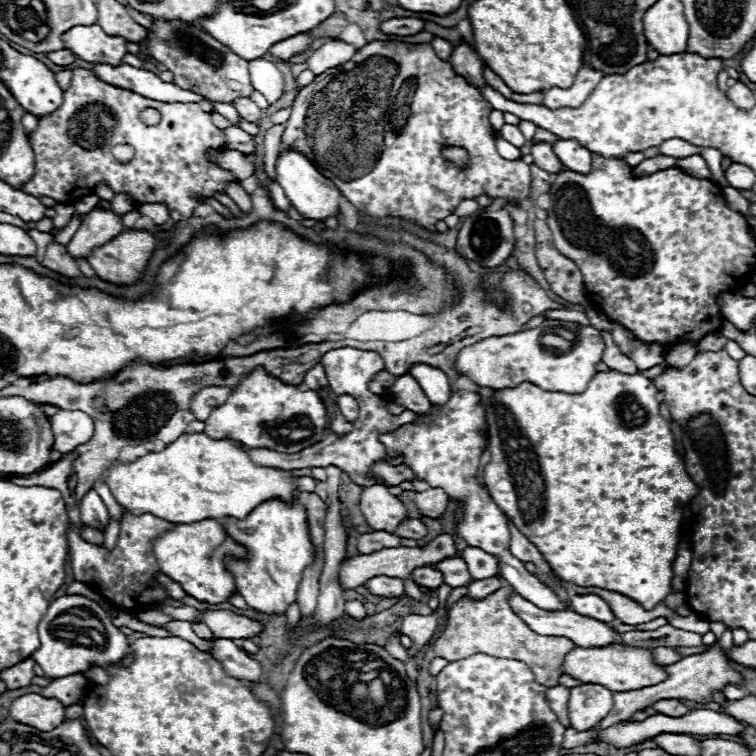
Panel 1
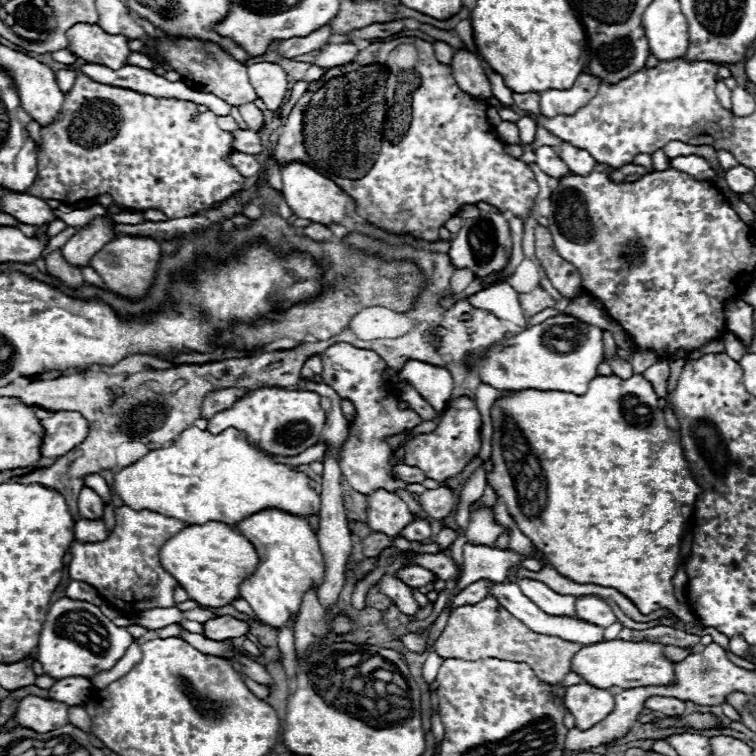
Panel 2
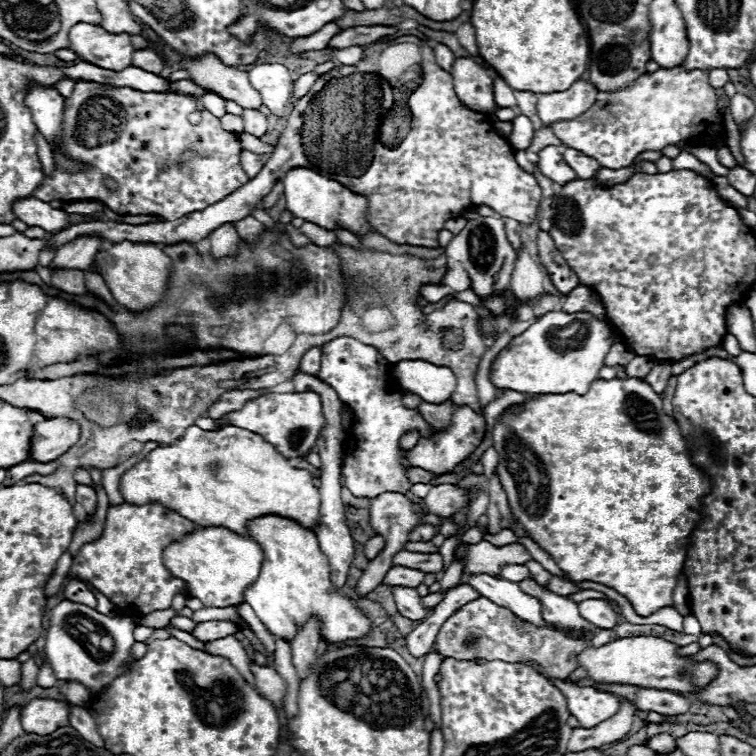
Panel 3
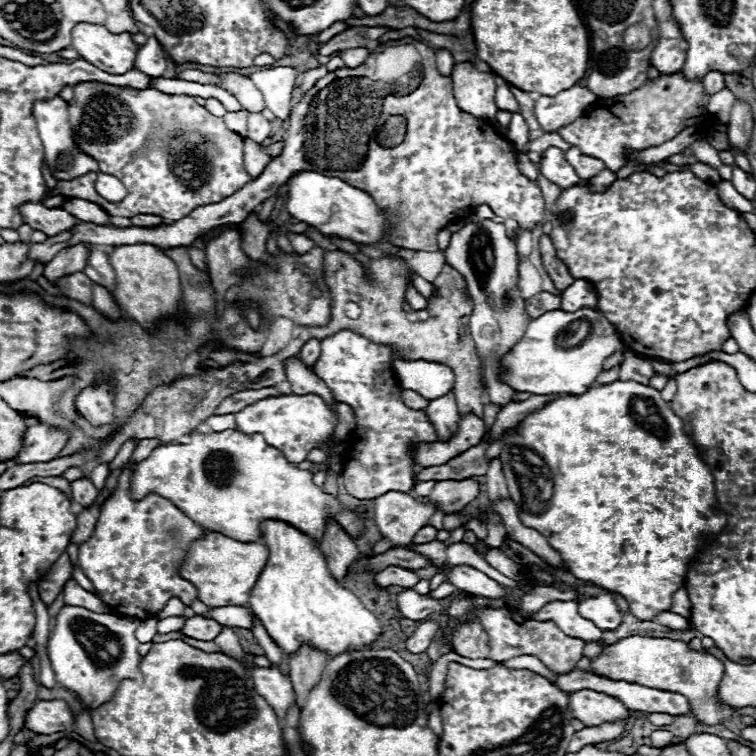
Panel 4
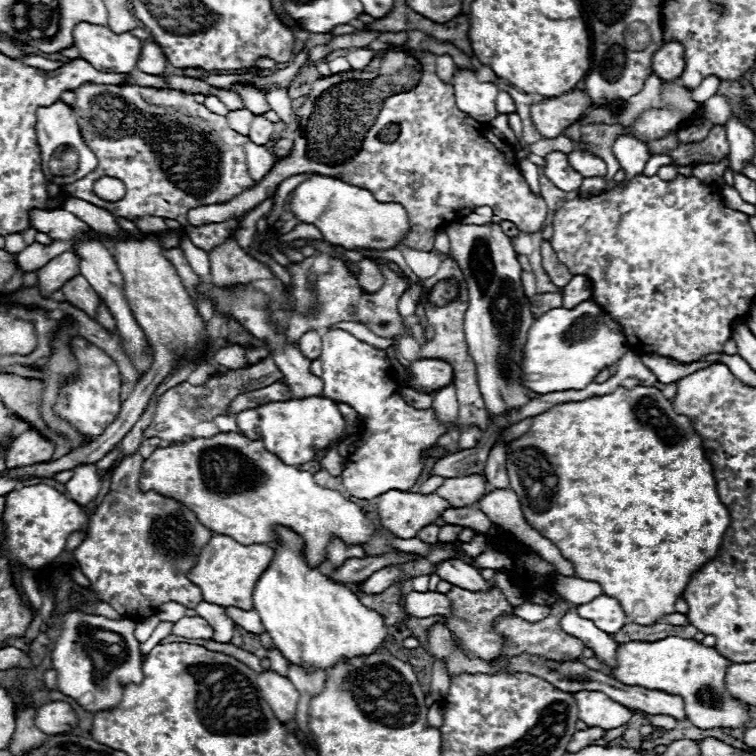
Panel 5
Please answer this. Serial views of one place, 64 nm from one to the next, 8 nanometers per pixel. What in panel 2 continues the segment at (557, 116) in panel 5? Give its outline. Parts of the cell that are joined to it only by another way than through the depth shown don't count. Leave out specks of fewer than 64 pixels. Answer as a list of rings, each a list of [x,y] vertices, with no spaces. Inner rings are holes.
[[[580,74],[572,88],[568,90],[546,90],[540,94],[540,112],[542,116],[560,116],[564,112],[570,116],[572,112],[578,112],[596,96],[600,86],[600,80],[590,74]]]

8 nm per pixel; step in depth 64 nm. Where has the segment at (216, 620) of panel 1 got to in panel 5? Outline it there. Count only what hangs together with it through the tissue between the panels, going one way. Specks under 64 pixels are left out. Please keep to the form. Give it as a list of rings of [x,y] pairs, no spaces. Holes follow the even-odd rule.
[[[184,616],[172,626],[172,634],[174,636],[182,636],[182,638],[204,638],[204,640],[210,640],[214,636],[214,630],[200,616],[194,616],[194,618]]]

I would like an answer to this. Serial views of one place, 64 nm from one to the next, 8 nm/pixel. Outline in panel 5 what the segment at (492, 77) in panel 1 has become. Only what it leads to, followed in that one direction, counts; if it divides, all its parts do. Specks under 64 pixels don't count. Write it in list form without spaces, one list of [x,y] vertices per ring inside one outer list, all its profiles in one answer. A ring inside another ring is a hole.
[[[498,92],[496,110],[498,110],[500,114],[510,114],[510,112],[514,112],[514,100],[512,100],[506,92]]]

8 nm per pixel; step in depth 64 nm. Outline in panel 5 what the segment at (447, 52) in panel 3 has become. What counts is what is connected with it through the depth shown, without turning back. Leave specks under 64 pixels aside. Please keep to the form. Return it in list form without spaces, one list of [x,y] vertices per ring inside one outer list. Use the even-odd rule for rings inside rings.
[[[438,56],[438,58],[436,58],[436,74],[438,74],[440,80],[452,82],[456,70],[458,70],[458,68],[456,68],[456,64],[452,62],[450,56]]]

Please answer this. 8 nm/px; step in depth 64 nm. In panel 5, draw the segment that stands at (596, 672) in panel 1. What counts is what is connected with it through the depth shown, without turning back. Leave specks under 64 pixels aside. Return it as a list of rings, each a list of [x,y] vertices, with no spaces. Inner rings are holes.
[[[670,636],[658,642],[628,642],[618,646],[618,666],[604,670],[624,684],[644,684],[644,688],[660,688],[660,692],[676,692],[684,696],[684,712],[688,720],[702,728],[746,728],[750,722],[750,706],[736,700],[726,690],[726,670],[732,660],[724,658],[716,646],[704,646],[694,638]]]

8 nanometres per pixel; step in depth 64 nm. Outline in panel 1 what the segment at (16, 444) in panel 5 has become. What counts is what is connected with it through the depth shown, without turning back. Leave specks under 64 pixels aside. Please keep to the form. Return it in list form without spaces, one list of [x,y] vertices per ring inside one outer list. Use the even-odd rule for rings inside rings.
[[[60,410],[50,416],[48,422],[52,424],[52,436],[56,436],[52,442],[52,452],[60,454],[68,454],[72,448],[88,442],[94,432],[90,416],[80,410]]]

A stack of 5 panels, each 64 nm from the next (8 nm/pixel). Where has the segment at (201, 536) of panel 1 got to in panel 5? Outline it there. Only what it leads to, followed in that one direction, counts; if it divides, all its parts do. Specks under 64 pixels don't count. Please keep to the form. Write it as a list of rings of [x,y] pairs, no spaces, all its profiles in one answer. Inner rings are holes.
[[[214,534],[210,542],[202,548],[198,556],[198,566],[194,566],[188,572],[188,578],[202,588],[204,600],[210,604],[220,604],[220,606],[234,606],[242,610],[252,610],[252,592],[260,576],[266,572],[274,558],[274,548],[268,544],[250,544],[244,546],[236,542],[230,536],[224,534]]]

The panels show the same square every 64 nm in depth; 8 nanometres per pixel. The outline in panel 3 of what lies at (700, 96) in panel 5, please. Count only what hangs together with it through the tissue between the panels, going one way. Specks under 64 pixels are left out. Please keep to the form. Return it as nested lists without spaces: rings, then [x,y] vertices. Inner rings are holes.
[[[714,68],[714,70],[710,72],[710,76],[708,76],[708,82],[712,84],[714,90],[722,88],[722,86],[728,82],[728,74],[726,74],[726,70],[724,70],[724,68]]]

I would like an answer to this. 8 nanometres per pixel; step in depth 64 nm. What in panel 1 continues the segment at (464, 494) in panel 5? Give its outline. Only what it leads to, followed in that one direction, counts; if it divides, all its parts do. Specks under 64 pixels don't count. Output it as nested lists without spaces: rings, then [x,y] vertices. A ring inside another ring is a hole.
[[[430,488],[430,490],[424,490],[424,492],[416,492],[414,504],[424,516],[440,518],[448,510],[450,498],[442,488]]]

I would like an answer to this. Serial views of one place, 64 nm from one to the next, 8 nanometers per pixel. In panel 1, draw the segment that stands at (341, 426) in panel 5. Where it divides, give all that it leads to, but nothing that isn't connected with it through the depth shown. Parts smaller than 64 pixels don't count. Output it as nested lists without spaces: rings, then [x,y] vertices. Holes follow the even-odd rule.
[[[262,368],[254,370],[230,394],[228,402],[218,406],[206,420],[204,432],[212,438],[234,438],[250,448],[268,448],[284,454],[296,454],[320,442],[326,426],[326,410],[314,390],[300,390],[268,376]]]

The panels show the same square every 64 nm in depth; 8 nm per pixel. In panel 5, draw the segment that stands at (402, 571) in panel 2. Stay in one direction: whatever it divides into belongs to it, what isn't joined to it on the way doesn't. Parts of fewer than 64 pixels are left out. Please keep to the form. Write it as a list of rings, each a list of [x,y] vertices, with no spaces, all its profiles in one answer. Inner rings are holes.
[[[388,566],[388,568],[382,568],[380,572],[374,572],[372,576],[368,576],[362,584],[360,584],[360,590],[364,594],[382,594],[386,588],[390,588],[394,584],[394,580],[398,580],[402,574],[400,570],[396,570],[394,566]]]

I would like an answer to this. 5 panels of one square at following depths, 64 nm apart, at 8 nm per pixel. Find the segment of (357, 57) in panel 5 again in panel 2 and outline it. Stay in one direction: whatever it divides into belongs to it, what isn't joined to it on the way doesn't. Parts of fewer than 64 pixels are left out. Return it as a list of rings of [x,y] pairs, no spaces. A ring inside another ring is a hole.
[[[328,44],[322,48],[322,54],[316,58],[314,64],[334,68],[352,62],[358,56],[358,48],[354,44]]]

